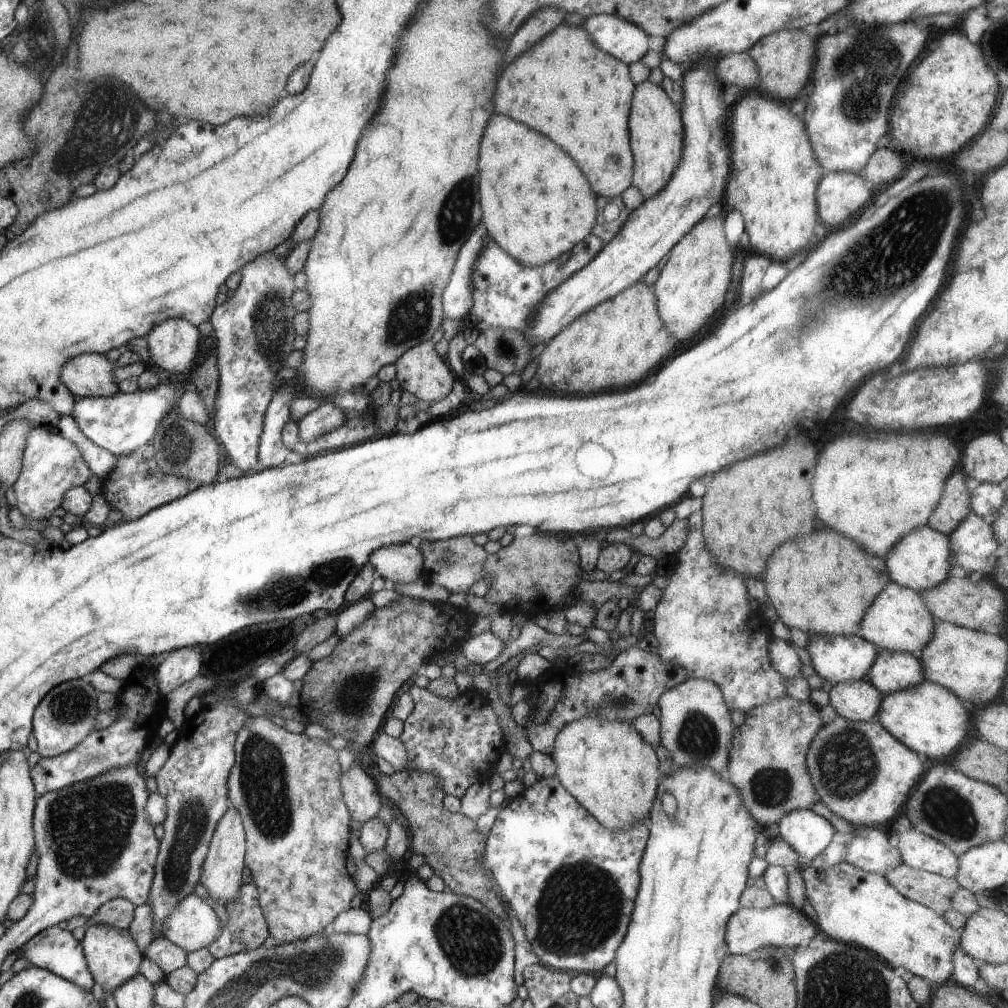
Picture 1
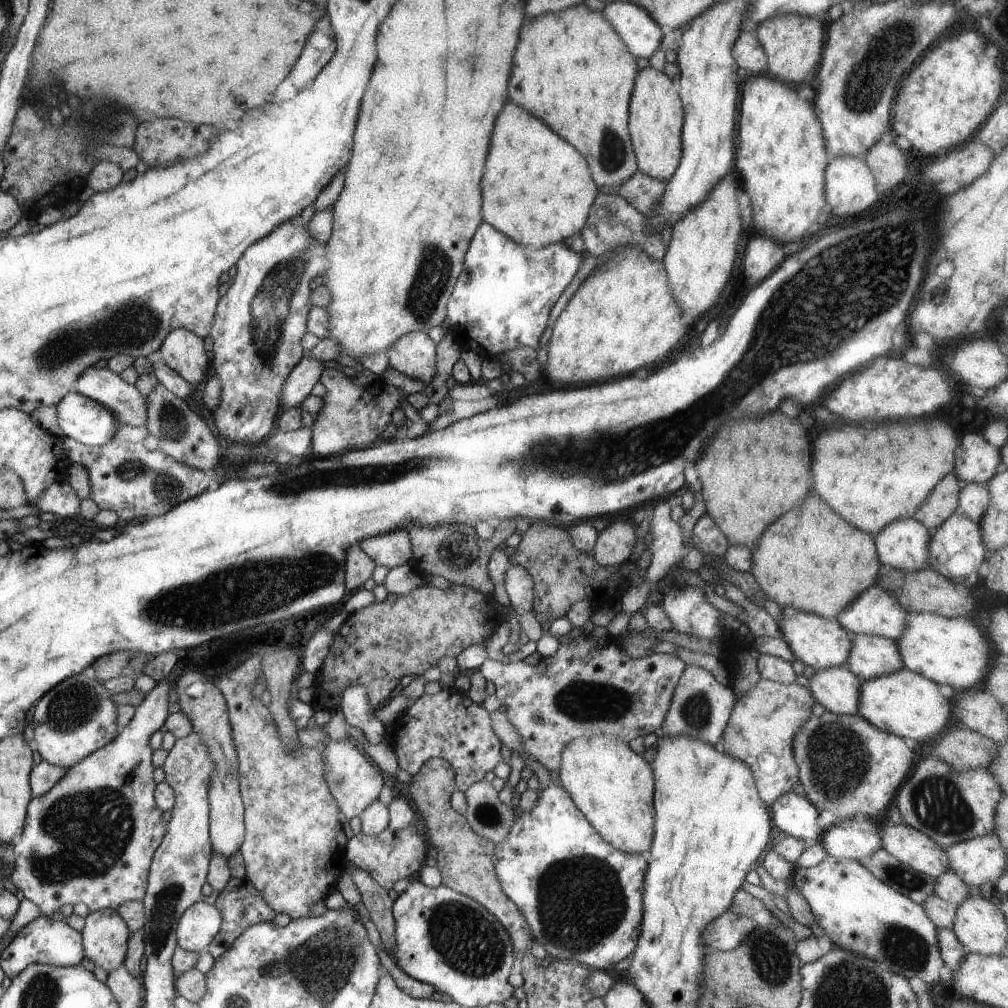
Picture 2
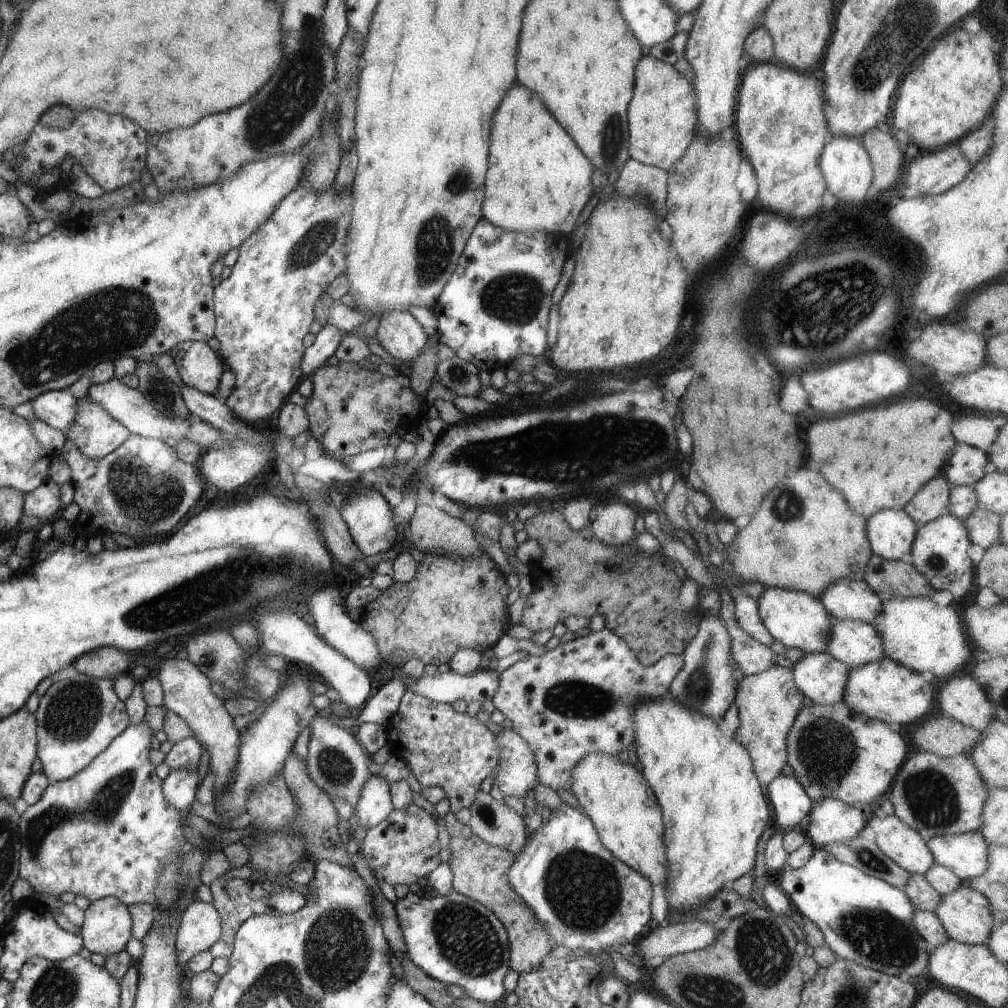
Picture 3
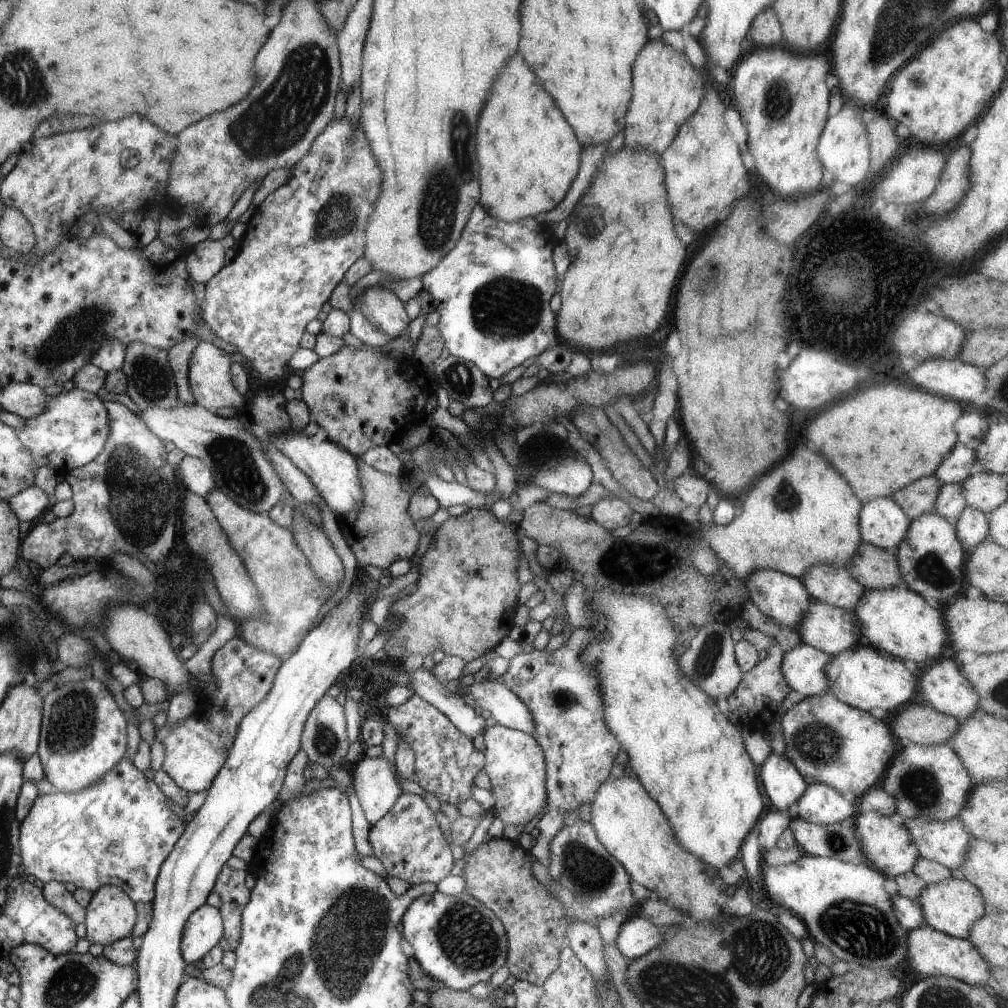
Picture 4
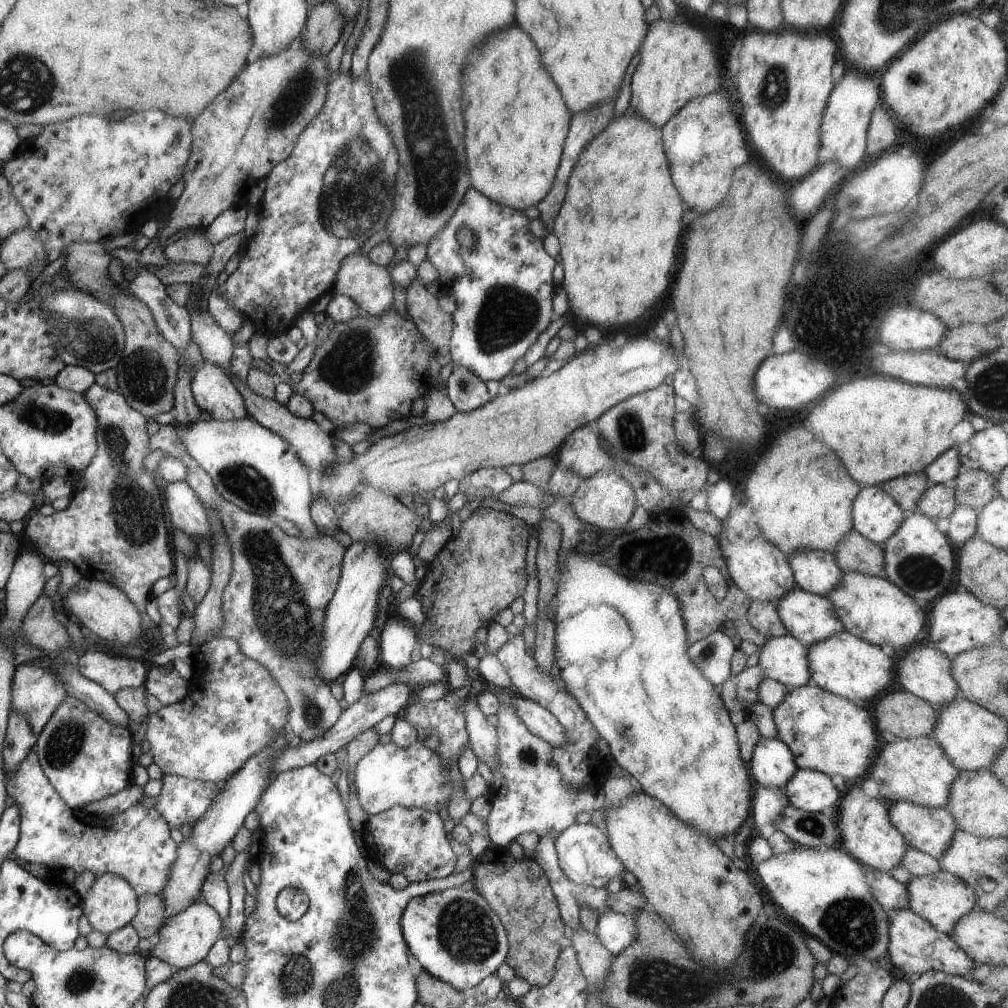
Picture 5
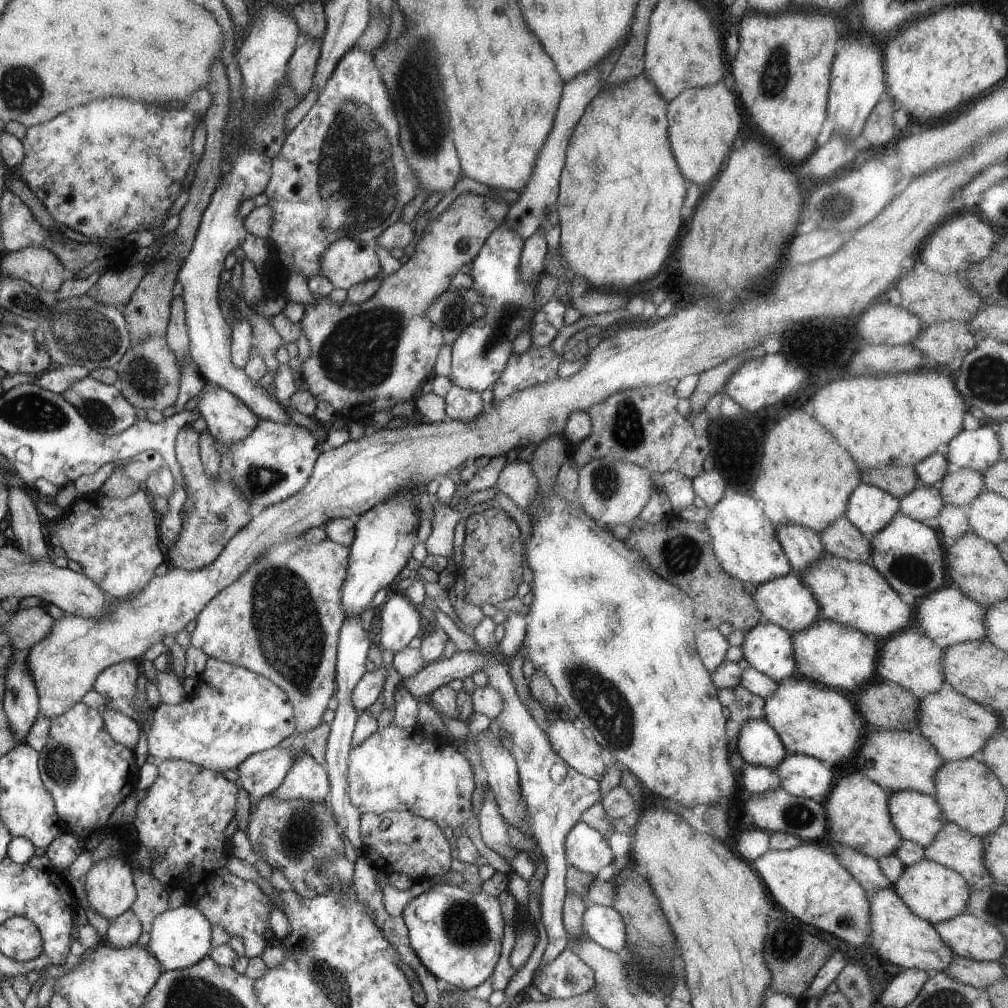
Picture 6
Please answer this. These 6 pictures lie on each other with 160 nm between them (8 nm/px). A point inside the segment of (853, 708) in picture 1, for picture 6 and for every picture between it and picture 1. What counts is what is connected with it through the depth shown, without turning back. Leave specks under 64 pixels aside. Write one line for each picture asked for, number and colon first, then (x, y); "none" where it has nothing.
2: (836, 688)
3: (821, 678)
4: (804, 668)
5: (784, 659)
6: (768, 648)

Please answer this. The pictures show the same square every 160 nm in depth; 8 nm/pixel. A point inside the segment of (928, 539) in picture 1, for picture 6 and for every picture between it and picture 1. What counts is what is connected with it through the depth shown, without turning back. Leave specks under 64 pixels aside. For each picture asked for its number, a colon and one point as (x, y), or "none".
2: (904, 544)
3: (891, 533)
4: (882, 523)
5: (876, 515)
6: (870, 510)

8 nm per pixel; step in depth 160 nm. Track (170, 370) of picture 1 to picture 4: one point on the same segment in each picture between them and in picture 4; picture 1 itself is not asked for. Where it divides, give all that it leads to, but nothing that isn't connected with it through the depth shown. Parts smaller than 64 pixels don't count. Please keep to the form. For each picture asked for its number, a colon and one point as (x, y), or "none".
2: (183, 351)
3: (199, 367)
4: (209, 379)

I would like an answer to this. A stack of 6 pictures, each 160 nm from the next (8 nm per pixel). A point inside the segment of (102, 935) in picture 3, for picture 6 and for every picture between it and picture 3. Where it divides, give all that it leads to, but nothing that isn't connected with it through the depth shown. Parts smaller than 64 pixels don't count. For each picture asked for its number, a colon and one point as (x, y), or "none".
4: (111, 915)
5: (110, 904)
6: (110, 891)

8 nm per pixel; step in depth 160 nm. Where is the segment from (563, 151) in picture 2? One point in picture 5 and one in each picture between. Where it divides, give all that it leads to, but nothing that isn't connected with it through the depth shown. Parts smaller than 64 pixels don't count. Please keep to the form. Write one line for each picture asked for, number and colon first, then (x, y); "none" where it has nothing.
3: (538, 180)
4: (528, 155)
5: (516, 122)

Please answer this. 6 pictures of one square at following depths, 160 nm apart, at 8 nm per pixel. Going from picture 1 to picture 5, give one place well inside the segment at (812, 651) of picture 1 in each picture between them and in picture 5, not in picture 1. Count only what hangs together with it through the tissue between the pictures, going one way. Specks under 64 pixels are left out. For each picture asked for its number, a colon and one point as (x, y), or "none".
2: (820, 642)
3: (797, 620)
4: (783, 598)
5: (760, 570)

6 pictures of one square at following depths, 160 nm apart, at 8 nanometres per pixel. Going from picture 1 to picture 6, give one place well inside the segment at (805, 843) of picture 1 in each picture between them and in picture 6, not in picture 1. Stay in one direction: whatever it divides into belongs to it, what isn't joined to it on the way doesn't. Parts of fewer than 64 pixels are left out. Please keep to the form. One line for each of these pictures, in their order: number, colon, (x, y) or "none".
2: (795, 815)
3: (791, 806)
4: (784, 786)
5: (772, 765)
6: (759, 745)

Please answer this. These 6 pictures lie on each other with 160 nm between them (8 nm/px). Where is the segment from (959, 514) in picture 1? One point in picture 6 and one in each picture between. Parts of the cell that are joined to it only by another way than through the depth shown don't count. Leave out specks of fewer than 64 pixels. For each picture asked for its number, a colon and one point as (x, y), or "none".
2: (943, 501)
3: (933, 500)
4: (920, 497)
5: (906, 490)
6: (897, 481)

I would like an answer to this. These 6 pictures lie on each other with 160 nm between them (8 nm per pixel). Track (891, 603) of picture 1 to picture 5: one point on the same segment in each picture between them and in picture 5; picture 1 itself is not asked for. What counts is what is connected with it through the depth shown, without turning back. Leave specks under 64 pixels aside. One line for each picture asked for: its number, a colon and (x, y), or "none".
2: (874, 611)
3: (846, 599)
4: (835, 586)
5: (817, 572)

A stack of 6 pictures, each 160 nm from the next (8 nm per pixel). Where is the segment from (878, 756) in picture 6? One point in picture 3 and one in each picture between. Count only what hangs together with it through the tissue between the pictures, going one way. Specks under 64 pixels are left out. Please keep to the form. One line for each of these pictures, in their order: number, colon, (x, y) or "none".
3: (935, 796)
4: (931, 782)
5: (917, 770)

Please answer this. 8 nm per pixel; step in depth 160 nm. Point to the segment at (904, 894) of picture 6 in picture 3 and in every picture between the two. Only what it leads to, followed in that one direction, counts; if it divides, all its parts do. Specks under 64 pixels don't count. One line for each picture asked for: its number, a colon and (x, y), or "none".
3: (967, 916)
4: (951, 907)
5: (942, 899)

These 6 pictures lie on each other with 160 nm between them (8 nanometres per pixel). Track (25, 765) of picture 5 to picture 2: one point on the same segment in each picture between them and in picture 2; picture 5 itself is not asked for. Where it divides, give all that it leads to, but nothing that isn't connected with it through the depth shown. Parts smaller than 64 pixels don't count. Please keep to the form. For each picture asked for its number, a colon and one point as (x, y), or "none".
2: (92, 838)
3: (107, 831)
4: (119, 832)

